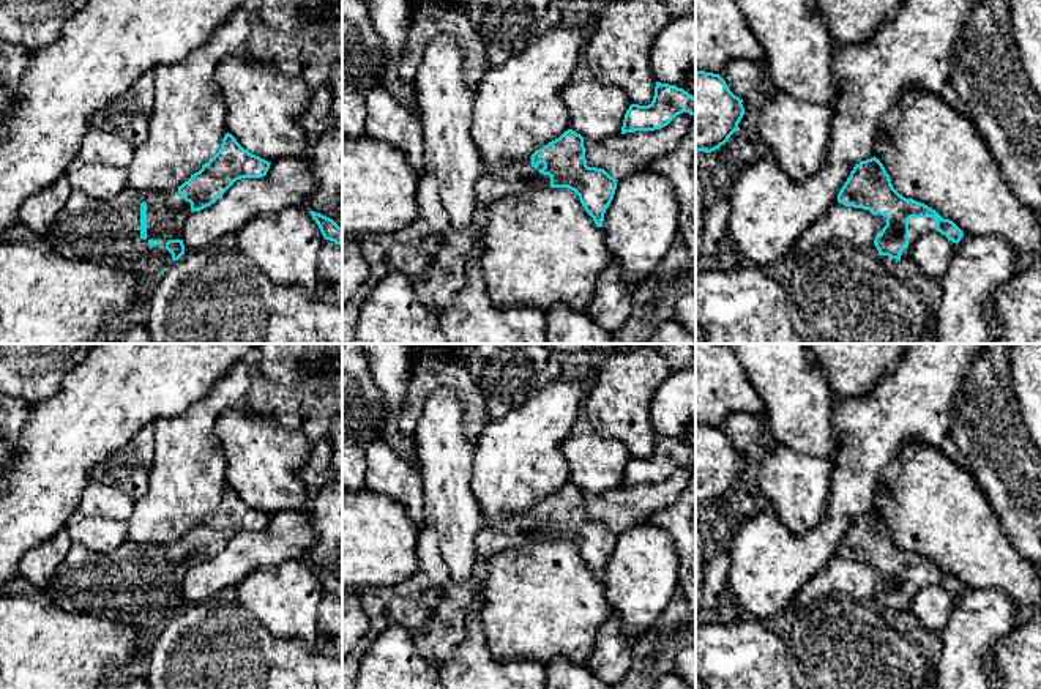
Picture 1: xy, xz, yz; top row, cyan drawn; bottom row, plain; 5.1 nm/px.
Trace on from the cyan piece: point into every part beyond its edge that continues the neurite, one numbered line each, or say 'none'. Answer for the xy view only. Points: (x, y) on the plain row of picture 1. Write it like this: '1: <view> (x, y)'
1: xy (106, 585)

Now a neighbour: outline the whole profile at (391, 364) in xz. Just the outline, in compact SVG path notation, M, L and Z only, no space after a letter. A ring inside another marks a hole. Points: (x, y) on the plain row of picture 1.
M361 344L372 378L385 399L383 440L407 459L418 460L415 437L399 429L399 415L413 377L413 356L407 344Z

